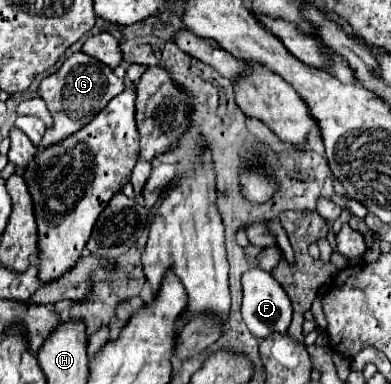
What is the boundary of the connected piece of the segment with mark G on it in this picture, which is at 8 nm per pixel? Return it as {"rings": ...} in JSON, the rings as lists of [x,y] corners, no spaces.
{"rings":[[[82,51],[72,53],[60,65],[60,69],[56,73],[44,77],[40,87],[38,87],[38,95],[46,101],[48,111],[54,119],[54,125],[46,131],[40,145],[42,147],[52,147],[52,145],[60,143],[60,139],[66,139],[68,135],[74,135],[76,131],[80,131],[80,127],[90,123],[94,119],[94,115],[100,113],[112,97],[116,97],[122,91],[124,91],[124,81],[118,79],[108,65],[100,63],[98,59],[94,59],[94,57],[90,57]]]}

